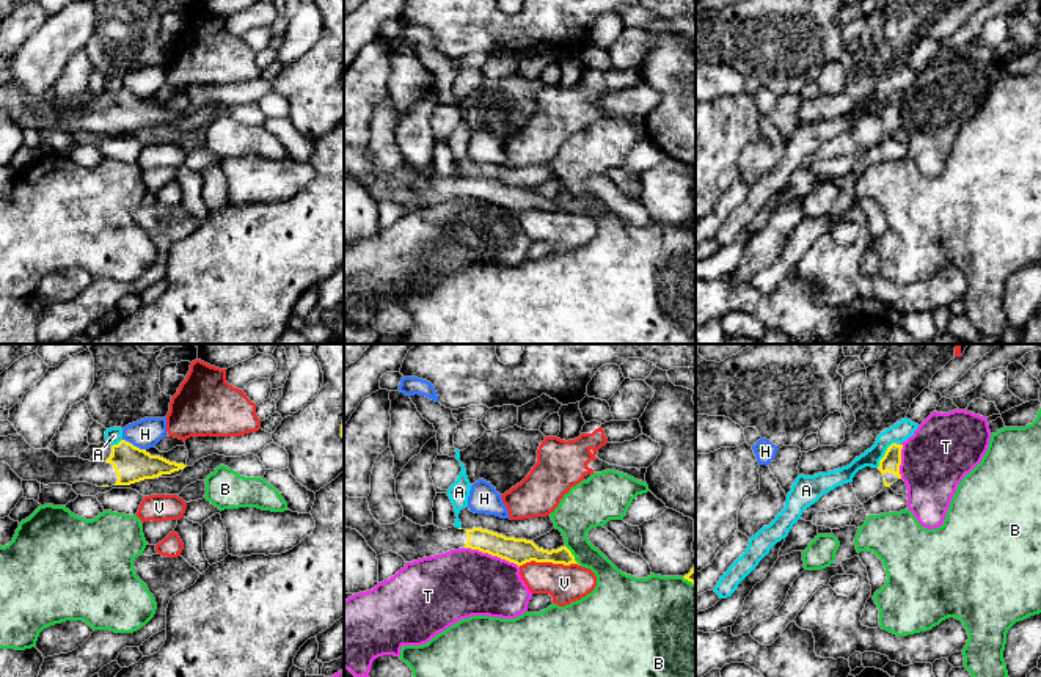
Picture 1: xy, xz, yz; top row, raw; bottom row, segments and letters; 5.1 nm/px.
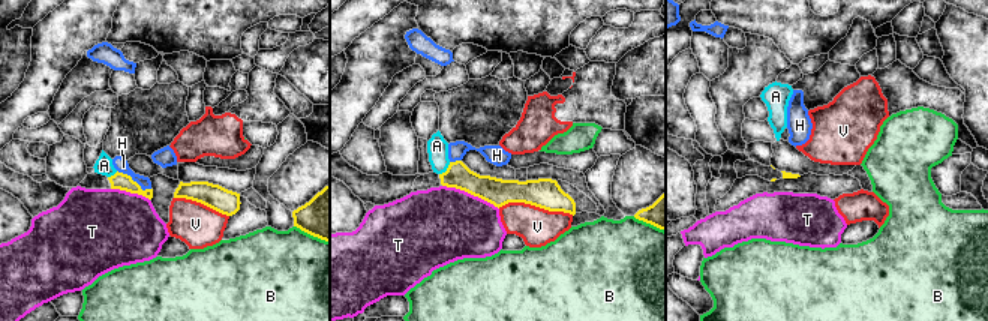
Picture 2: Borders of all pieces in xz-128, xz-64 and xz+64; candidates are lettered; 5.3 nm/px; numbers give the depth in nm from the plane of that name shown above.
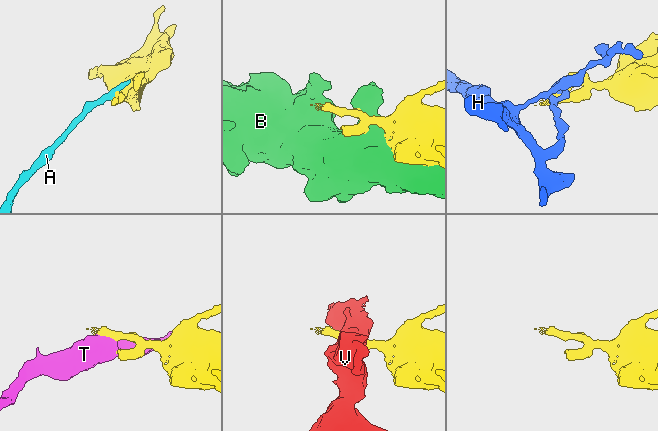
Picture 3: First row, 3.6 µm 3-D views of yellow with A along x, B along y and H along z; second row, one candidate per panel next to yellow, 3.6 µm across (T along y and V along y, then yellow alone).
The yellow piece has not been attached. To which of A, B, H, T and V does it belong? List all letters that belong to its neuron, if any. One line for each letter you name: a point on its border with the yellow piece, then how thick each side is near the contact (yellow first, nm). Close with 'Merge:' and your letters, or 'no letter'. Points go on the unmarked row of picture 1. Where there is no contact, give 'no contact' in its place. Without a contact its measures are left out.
Merge: no letter

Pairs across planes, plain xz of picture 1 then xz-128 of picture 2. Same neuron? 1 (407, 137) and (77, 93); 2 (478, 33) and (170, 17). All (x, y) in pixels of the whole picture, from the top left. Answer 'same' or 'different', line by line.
1: different
2: same

